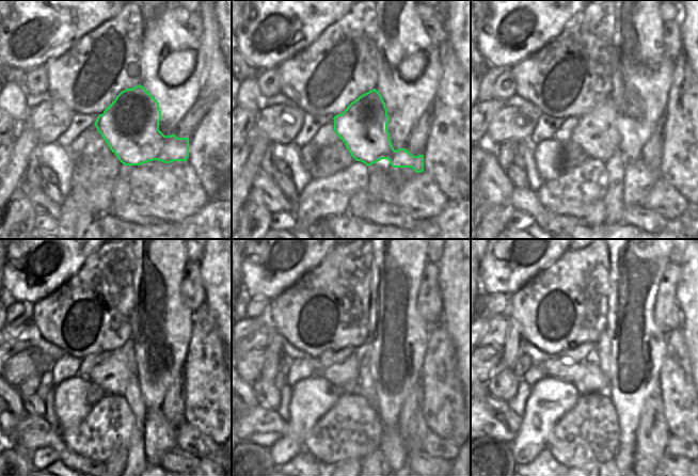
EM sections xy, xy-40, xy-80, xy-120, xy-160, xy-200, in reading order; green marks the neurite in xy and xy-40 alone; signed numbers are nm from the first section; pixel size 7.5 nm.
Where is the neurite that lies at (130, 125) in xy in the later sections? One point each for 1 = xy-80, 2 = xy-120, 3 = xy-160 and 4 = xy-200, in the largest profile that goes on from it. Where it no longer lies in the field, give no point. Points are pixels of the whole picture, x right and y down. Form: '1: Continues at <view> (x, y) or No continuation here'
1: Continues at xy-80 (597, 132)
2: Continues at xy-120 (113, 375)
3: Continues at xy-160 (347, 370)
4: Continues at xy-200 (571, 371)

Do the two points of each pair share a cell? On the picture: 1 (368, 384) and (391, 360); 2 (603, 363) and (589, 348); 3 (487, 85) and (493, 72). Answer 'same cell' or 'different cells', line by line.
1: different cells
2: different cells
3: same cell

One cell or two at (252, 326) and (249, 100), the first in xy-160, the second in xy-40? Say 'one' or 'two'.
two

